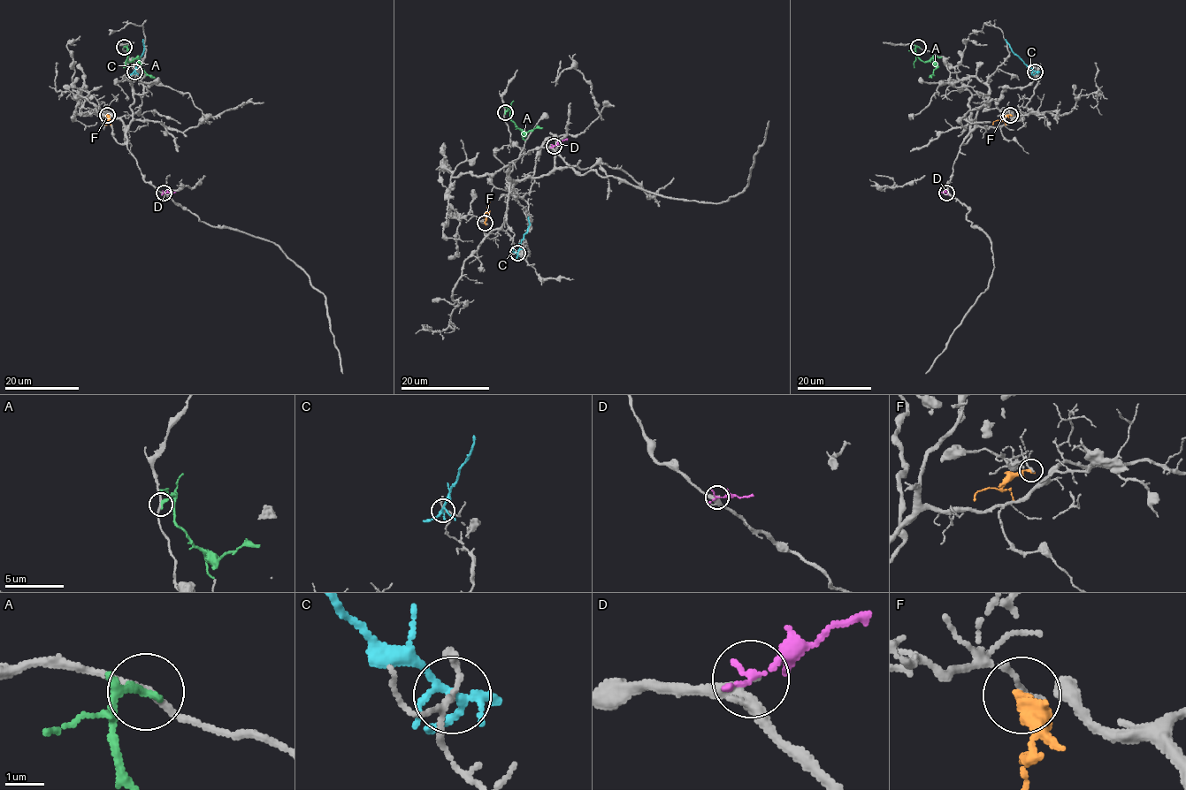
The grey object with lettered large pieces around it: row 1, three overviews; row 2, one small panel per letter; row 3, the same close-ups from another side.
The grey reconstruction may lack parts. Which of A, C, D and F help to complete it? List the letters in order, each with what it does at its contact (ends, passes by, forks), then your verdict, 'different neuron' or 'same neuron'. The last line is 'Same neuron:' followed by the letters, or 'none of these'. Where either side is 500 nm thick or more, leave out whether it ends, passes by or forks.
A: it ends there; different neuron
C: it forks there; different neuron
D: it ends there; different neuron
F: it ends there; different neuron
Same neuron: none of these

